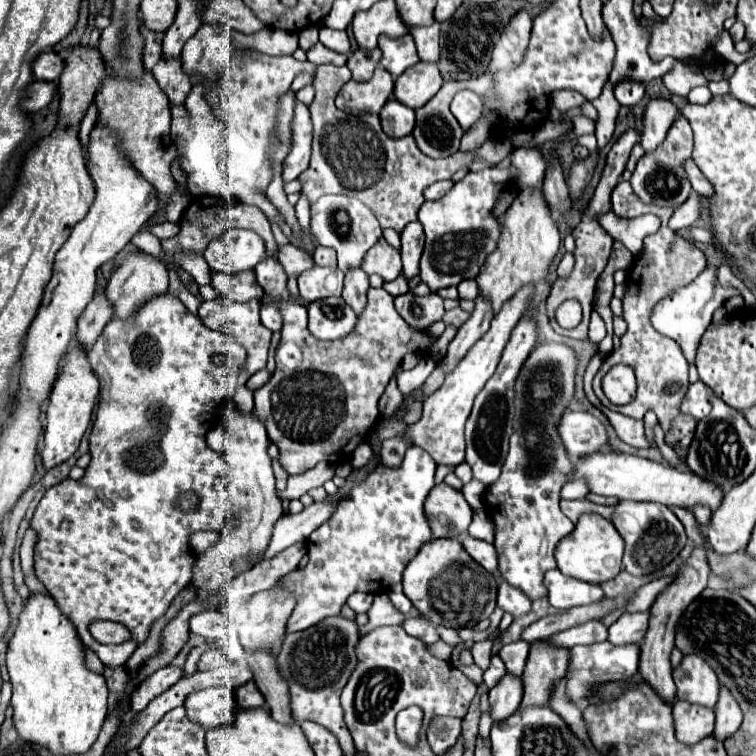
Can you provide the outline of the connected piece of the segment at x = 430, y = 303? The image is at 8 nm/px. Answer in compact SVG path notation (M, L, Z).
M411 292L395 298L395 308L401 314L401 318L415 330L427 330L433 322L441 320L443 310L443 298L439 294L431 296L415 296Z

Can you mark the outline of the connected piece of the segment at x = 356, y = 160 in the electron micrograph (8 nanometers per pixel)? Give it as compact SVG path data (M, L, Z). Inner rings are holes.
M319 66L313 88L315 100L309 106L311 120L313 120L313 156L309 168L301 174L303 194L307 196L309 204L315 204L317 198L325 194L347 194L351 198L361 200L367 204L383 230L393 228L403 232L409 222L417 220L417 212L425 202L423 190L437 182L451 178L459 168L469 168L475 160L485 160L491 166L497 166L511 150L511 142L503 138L487 138L483 146L473 152L455 152L449 158L429 158L419 148L413 136L405 138L391 138L383 132L379 116L373 114L359 114L351 116L341 112L335 106L335 96L343 84L351 80L351 72L347 66ZM351 186L367 186L367 188L351 188Z

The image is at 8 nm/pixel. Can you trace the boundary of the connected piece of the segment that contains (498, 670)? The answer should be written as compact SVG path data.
M493 656L493 658L491 658L491 666L485 670L483 680L485 680L485 684L487 684L489 688L493 688L503 676L505 676L505 666L503 666L503 662L501 662L499 656Z

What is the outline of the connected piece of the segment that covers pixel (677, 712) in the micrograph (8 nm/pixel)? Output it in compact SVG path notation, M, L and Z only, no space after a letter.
M675 702L673 718L675 718L675 736L683 744L697 744L699 740L711 736L715 724L715 712L711 708L689 702Z

